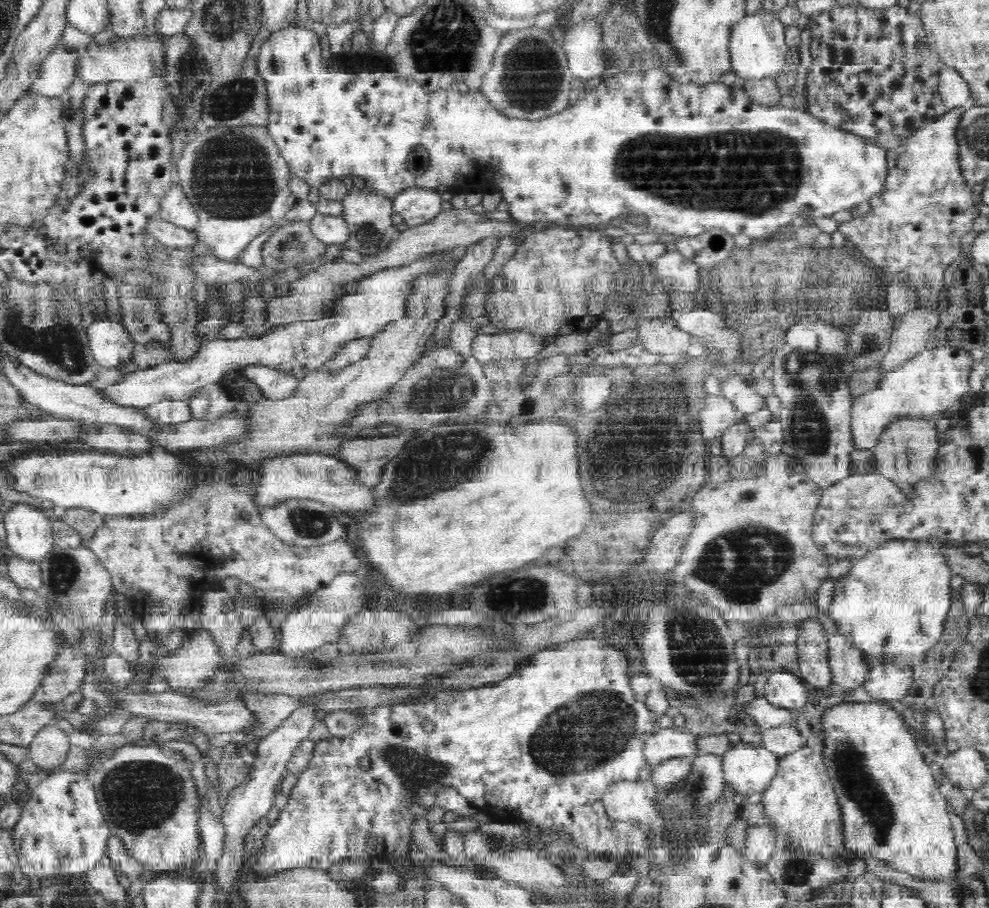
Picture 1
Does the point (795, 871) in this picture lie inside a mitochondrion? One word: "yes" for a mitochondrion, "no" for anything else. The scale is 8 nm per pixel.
yes

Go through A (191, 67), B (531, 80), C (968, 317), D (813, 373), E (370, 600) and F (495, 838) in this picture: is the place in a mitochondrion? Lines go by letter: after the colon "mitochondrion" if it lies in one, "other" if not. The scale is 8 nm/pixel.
A: mitochondrion
B: mitochondrion
C: other
D: mitochondrion
E: other
F: other

